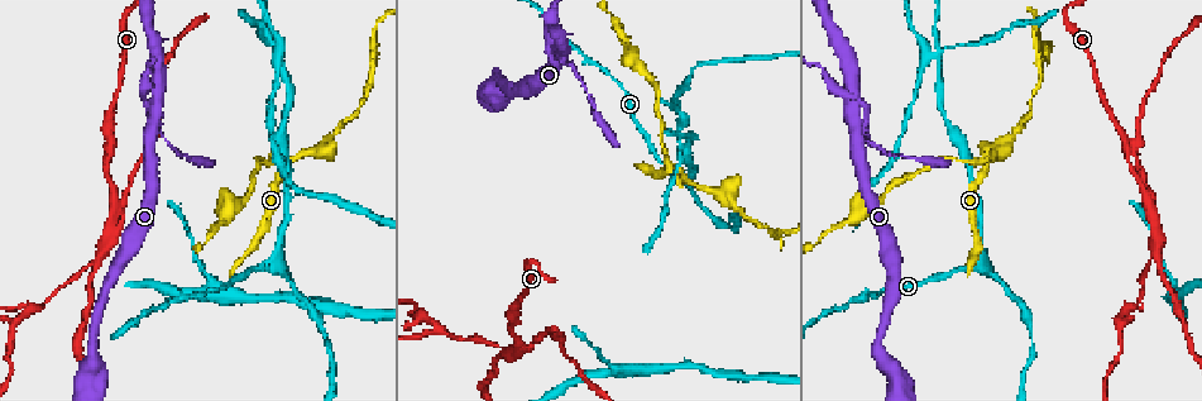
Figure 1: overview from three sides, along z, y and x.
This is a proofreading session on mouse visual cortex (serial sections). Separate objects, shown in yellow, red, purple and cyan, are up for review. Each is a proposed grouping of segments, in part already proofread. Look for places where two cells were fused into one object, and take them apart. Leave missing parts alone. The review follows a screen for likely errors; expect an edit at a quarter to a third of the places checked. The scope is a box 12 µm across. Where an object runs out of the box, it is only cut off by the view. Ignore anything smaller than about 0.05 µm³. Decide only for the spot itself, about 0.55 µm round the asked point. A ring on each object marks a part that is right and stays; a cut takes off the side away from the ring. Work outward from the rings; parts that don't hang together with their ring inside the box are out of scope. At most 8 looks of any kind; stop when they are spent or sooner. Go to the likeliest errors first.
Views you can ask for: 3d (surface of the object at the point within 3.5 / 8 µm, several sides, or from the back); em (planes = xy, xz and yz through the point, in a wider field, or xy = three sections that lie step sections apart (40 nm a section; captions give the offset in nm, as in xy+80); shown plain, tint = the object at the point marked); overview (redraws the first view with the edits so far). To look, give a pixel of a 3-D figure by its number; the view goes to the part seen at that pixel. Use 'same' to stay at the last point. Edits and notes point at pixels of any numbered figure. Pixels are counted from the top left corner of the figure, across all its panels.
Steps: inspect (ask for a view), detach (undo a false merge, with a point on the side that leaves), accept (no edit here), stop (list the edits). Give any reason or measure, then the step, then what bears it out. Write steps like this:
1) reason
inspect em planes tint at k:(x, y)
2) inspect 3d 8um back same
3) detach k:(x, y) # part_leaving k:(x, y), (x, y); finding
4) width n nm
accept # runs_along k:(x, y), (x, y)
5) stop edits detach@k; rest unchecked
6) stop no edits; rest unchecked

inspect 3d 3.5um at 1:(504, 354)

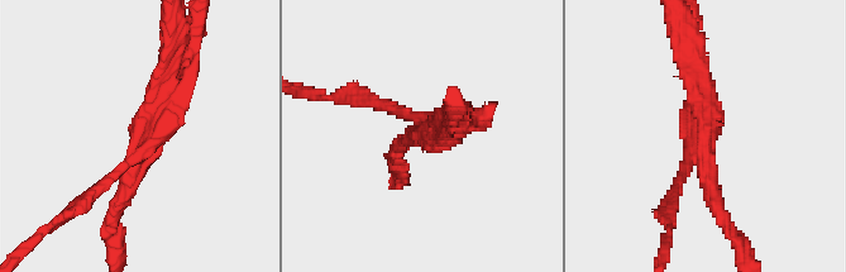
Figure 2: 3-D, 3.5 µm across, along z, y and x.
arms 3; arm_widths 150, 200, 300 nm
inspect em xy step 1 tint at 2:(144, 142)

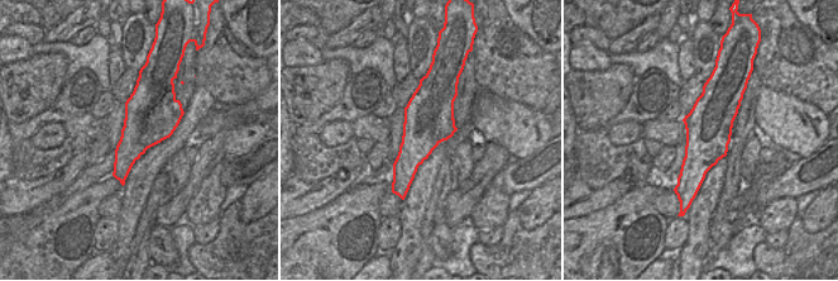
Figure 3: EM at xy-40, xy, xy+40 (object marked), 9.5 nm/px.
detach 2:(103, 186) # part_leaving 2:(142, 151), (71, 213), (44, 228); two cells meet here

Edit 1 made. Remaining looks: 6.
abrupt turn
inspect 3d 3.5um at 1:(686, 181)

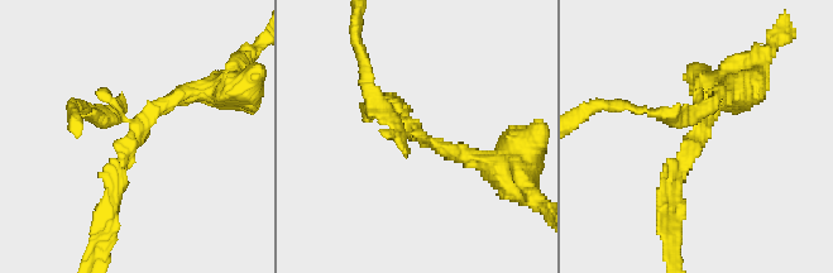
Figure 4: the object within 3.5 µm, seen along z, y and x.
arms 3; arm_widths 200, 200, 200 nm
inspect em xy step 1 plain at 4:(697, 131)

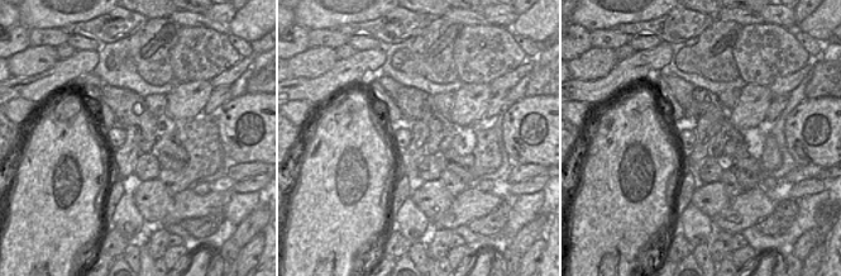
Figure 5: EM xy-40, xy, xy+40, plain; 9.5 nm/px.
inspect em xy step 1 tint same

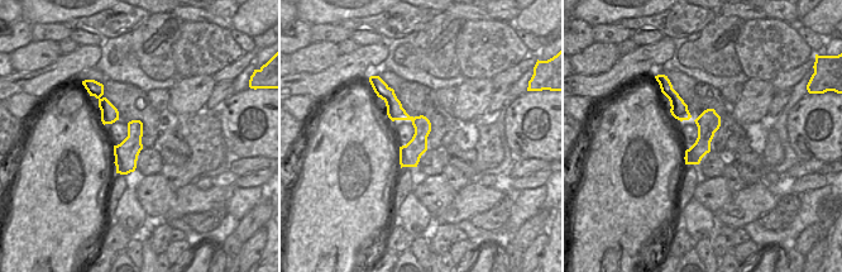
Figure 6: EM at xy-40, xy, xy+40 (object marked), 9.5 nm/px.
detach 4:(99, 118) # part_leaving 4:(127, 121), (72, 105); a second cell is stuck on

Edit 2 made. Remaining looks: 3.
inspect overview

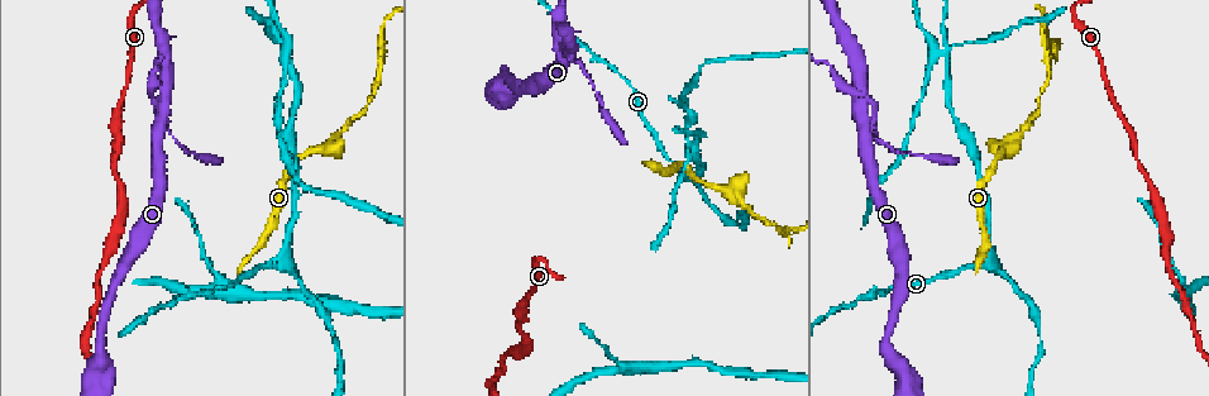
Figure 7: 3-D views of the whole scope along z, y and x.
two arms in line, one across
inspect 3d 8um at 7:(278, 264)

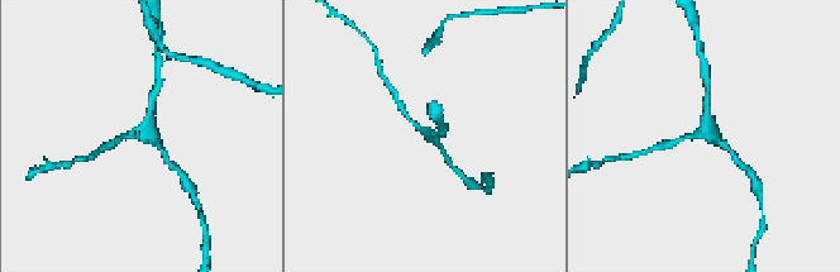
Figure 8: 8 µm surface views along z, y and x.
arms 3; arm_widths 150, 200, 250 nm
inspect em xy step 3 tint at 8:(140, 136)

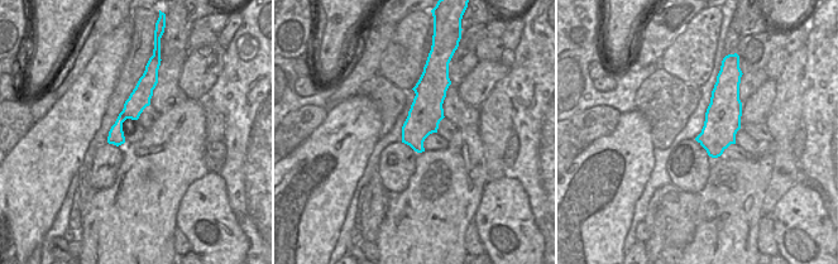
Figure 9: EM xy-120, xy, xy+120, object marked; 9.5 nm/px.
accept # runs_along 8:(119, 139), (146, 133), (152, 100); all the same cell

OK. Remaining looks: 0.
stop edits detach@2, detach@4; rest unchecked

